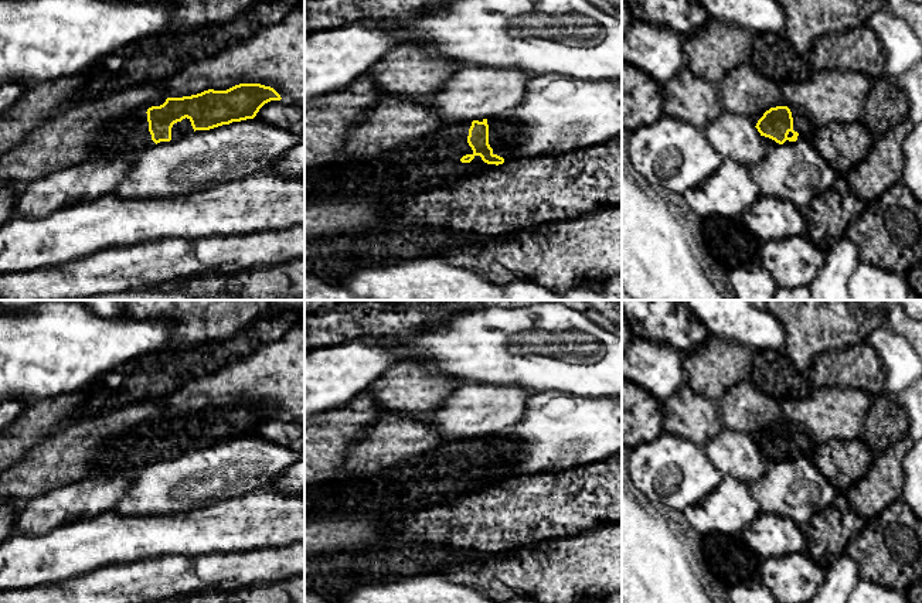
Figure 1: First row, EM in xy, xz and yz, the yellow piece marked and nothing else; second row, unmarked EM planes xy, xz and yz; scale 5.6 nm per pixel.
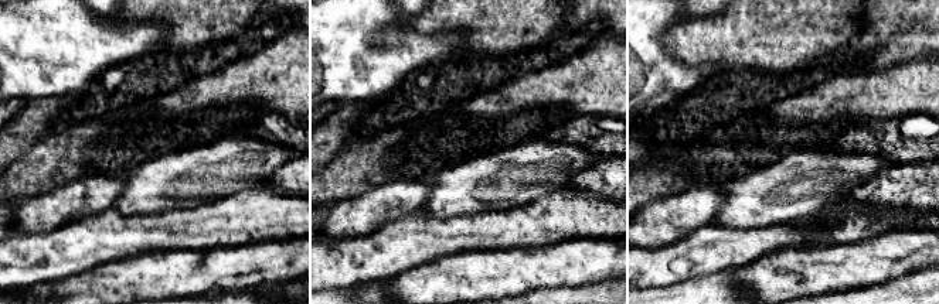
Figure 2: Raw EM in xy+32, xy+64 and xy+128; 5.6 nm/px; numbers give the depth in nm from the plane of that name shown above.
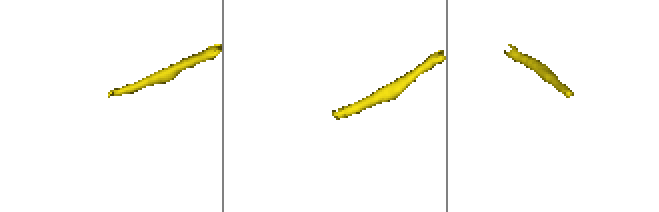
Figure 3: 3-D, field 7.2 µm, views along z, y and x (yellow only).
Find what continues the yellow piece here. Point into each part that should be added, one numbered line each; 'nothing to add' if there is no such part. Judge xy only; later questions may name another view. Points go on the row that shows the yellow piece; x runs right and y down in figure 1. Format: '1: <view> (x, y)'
1: xy (125, 135)

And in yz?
1: yz (803, 123)

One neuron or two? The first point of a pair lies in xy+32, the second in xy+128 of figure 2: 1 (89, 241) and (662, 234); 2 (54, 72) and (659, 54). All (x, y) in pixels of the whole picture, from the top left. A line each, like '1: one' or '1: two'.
1: two
2: one

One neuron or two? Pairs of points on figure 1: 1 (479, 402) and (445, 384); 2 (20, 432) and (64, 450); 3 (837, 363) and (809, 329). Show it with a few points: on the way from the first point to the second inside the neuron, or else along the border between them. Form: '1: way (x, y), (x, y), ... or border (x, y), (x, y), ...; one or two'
1: border (465, 384), (451, 391), (428, 411); two
2: border (65, 425), (34, 445), (16, 462); two
3: border (858, 340), (823, 351), (806, 372); two

